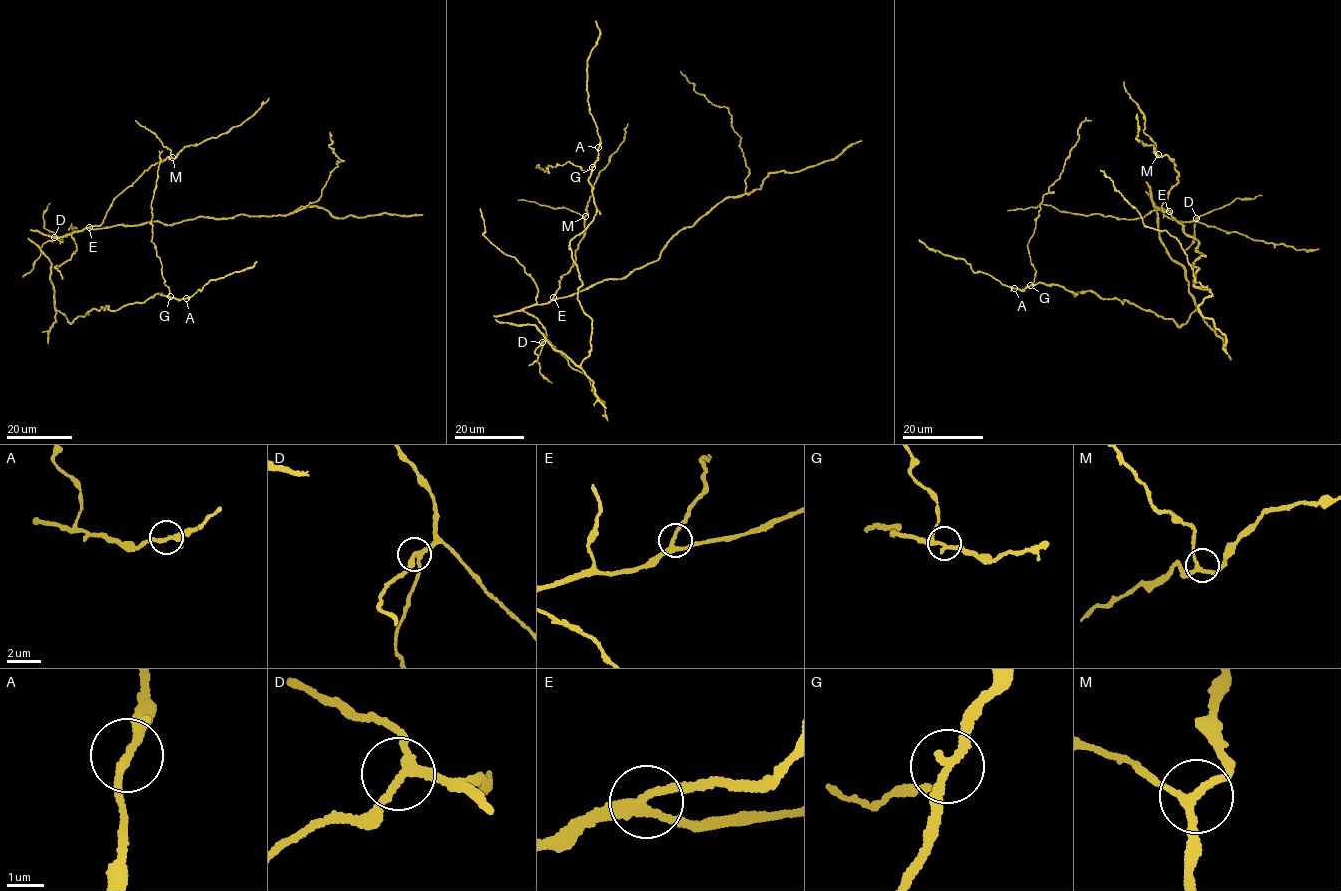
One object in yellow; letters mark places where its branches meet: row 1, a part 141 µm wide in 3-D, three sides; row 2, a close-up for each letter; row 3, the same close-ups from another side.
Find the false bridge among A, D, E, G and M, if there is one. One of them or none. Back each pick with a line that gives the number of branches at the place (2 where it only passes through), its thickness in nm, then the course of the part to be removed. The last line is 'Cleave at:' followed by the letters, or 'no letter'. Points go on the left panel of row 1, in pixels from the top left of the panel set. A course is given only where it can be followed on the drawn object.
Cleave at: no letter

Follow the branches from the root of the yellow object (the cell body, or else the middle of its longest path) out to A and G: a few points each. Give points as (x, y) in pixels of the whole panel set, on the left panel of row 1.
A: (39, 247), (51, 262), (55, 309), (71, 323), (93, 309), (108, 306), (114, 311), (159, 293), (186, 297)
G: (39, 247), (51, 262), (55, 309), (71, 323), (94, 308), (114, 311), (159, 293), (170, 296)

